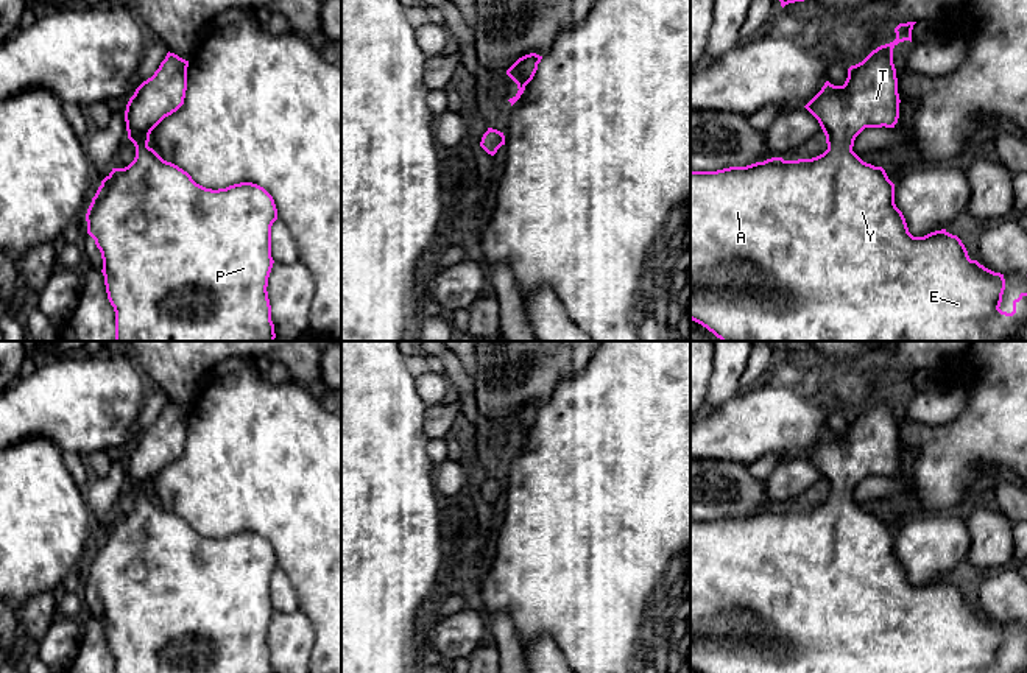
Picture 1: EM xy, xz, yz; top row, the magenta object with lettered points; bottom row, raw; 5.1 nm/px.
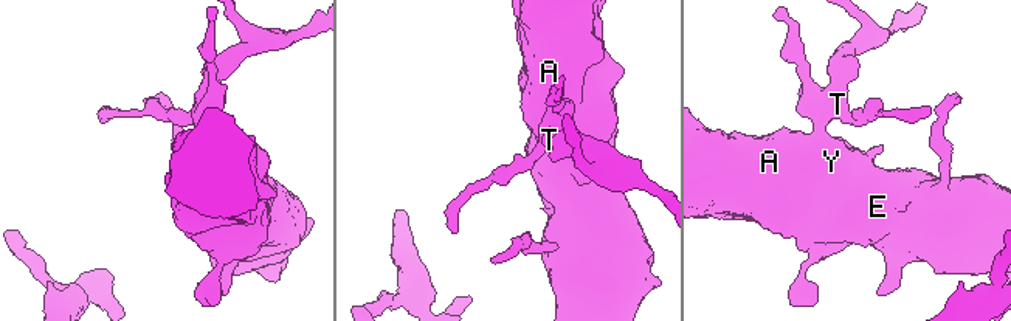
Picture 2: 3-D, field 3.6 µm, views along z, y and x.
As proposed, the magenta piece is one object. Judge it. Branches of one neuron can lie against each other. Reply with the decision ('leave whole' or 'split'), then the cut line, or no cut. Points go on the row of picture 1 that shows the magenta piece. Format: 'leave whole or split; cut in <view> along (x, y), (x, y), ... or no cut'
leave whole; no cut

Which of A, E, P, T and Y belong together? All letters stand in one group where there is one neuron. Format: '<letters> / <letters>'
A E P T Y

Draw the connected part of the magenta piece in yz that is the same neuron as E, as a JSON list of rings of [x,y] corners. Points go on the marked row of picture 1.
[[[916,22],[899,23],[896,39],[873,50],[862,62],[848,69],[843,86],[824,83],[821,90],[804,106],[820,123],[828,150],[812,159],[784,160],[771,157],[746,167],[729,167],[717,171],[690,171],[690,319],[706,327],[722,341],[1027,341],[1027,293],[1013,301],[1013,312],[1002,312],[1005,290],[1004,274],[994,273],[971,260],[957,235],[946,229],[913,237],[902,212],[895,204],[895,184],[882,167],[863,162],[854,151],[854,140],[865,128],[895,128],[899,118],[898,78],[893,48],[912,42]]]

